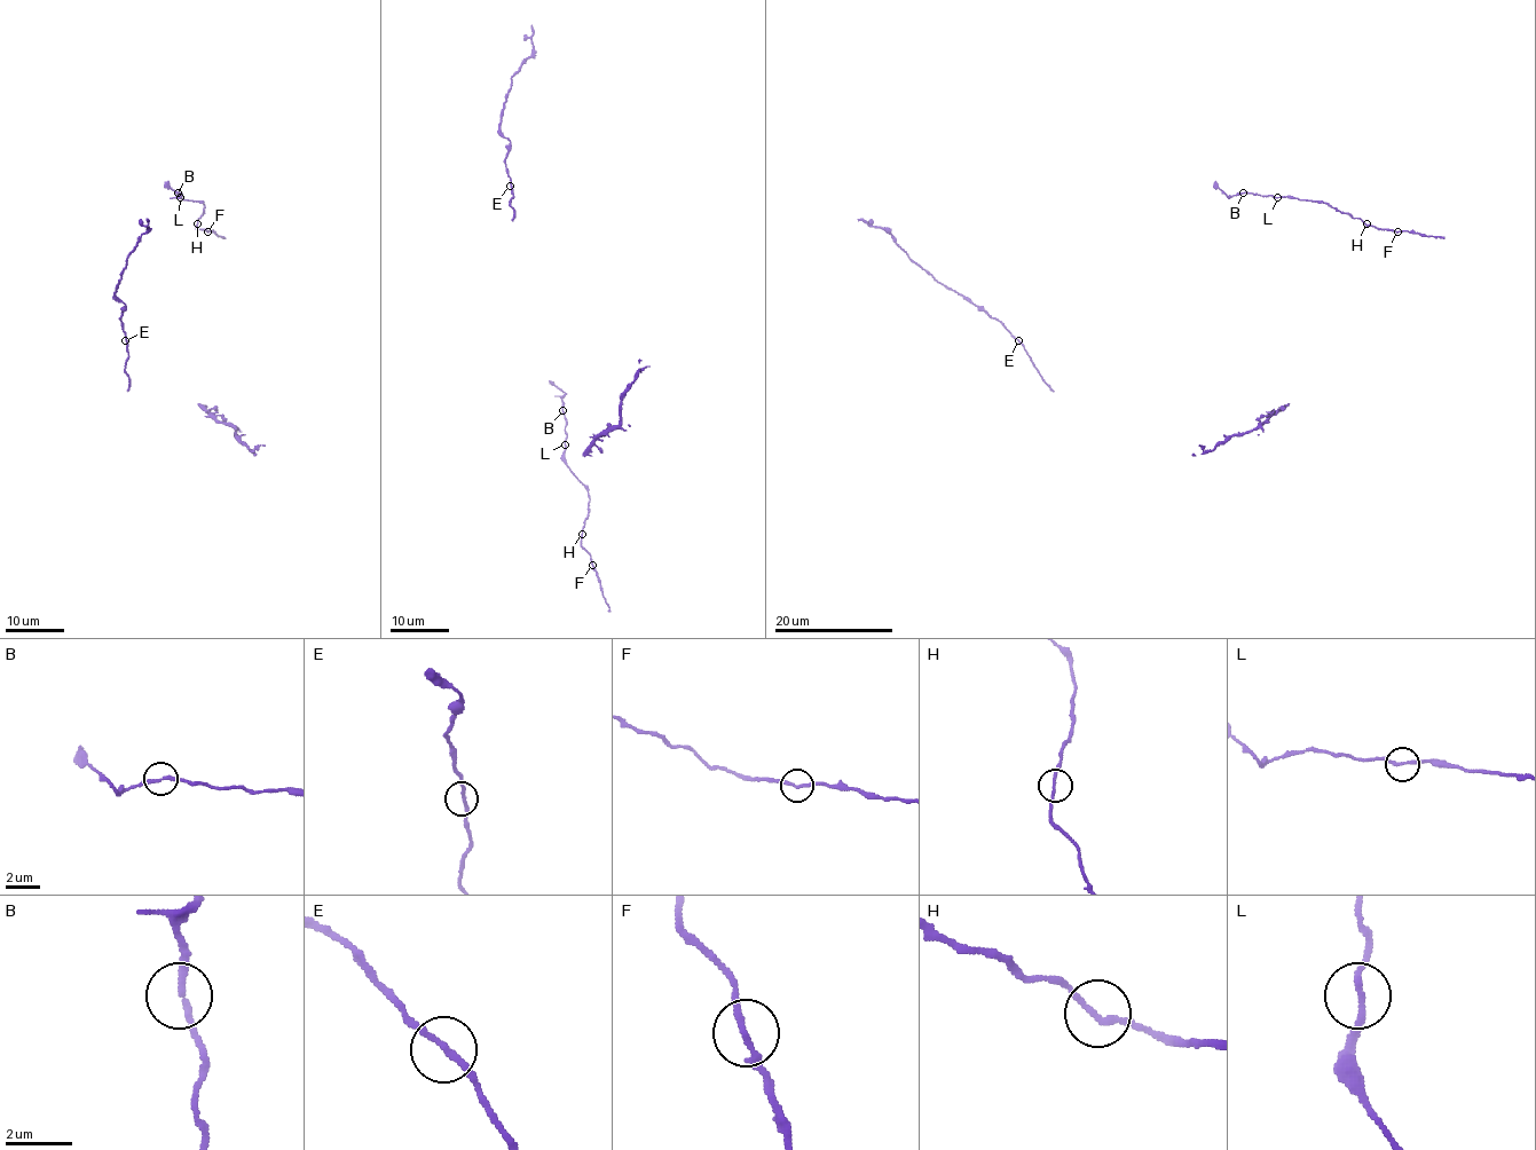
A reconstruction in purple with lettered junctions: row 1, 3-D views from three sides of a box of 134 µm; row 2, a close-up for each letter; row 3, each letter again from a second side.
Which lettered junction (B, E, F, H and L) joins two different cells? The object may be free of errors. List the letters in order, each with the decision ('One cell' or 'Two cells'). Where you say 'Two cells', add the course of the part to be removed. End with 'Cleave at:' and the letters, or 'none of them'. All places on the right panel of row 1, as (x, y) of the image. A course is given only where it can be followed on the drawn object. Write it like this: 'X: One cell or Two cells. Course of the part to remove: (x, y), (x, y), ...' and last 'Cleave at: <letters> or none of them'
B: One cell
E: One cell
F: One cell
H: One cell
L: One cell
Cleave at: none of them

